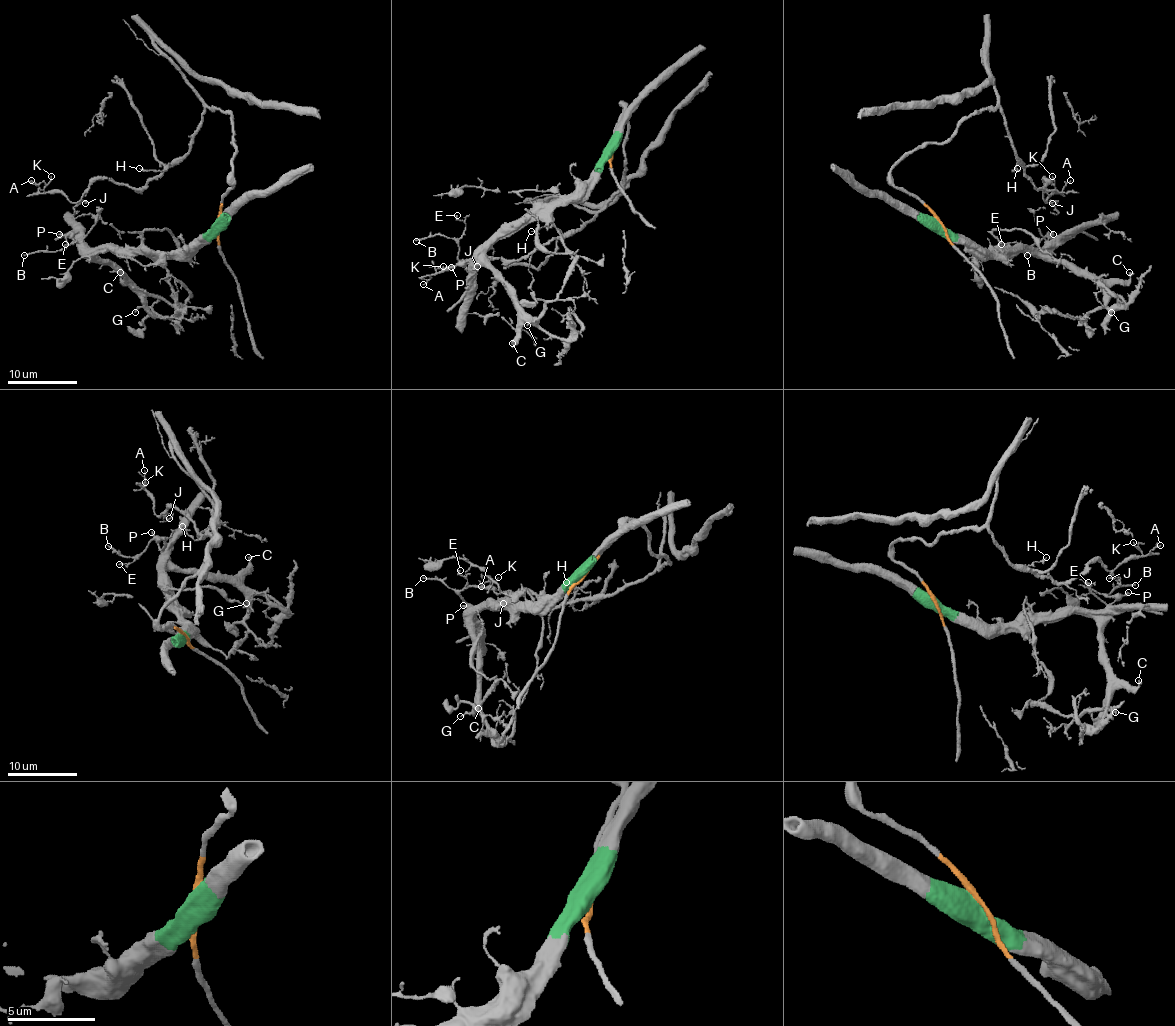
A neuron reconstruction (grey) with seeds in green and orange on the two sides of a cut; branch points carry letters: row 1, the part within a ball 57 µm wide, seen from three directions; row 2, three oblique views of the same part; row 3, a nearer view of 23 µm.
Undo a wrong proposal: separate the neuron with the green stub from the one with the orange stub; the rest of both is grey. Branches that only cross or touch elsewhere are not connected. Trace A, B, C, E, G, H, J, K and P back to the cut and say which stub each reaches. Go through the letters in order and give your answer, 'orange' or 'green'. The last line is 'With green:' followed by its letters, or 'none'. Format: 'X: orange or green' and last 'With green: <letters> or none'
A: orange
B: green
C: green
E: green
G: green
H: orange
J: orange
K: orange
P: green
With green: B, C, E, G, P

